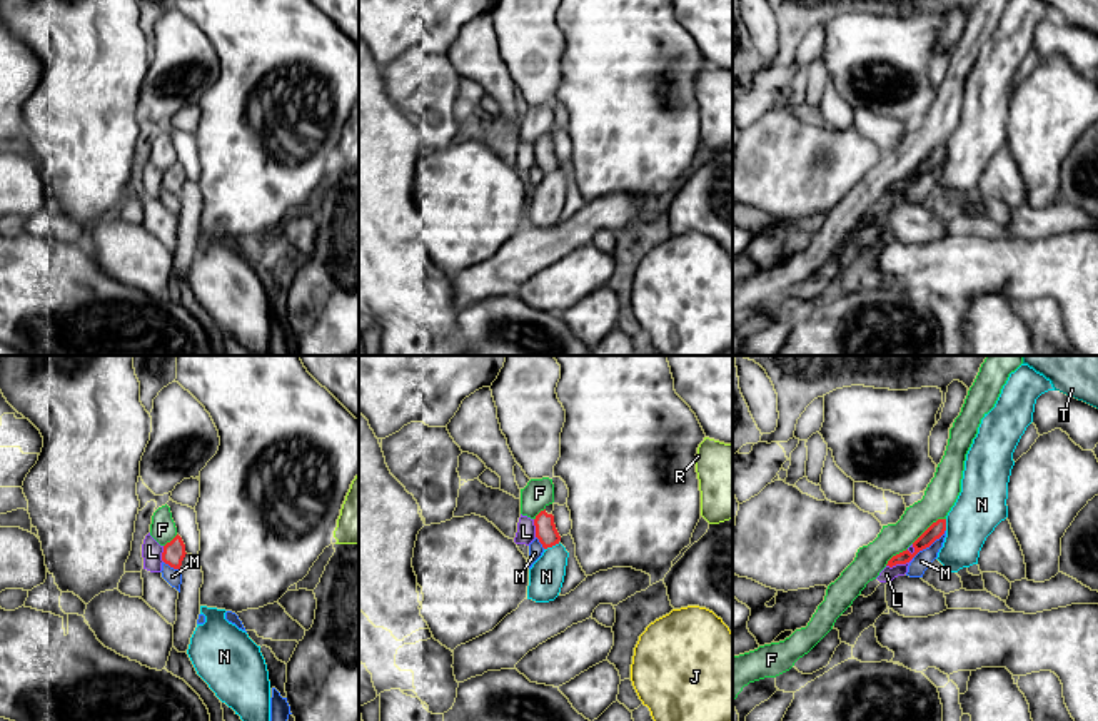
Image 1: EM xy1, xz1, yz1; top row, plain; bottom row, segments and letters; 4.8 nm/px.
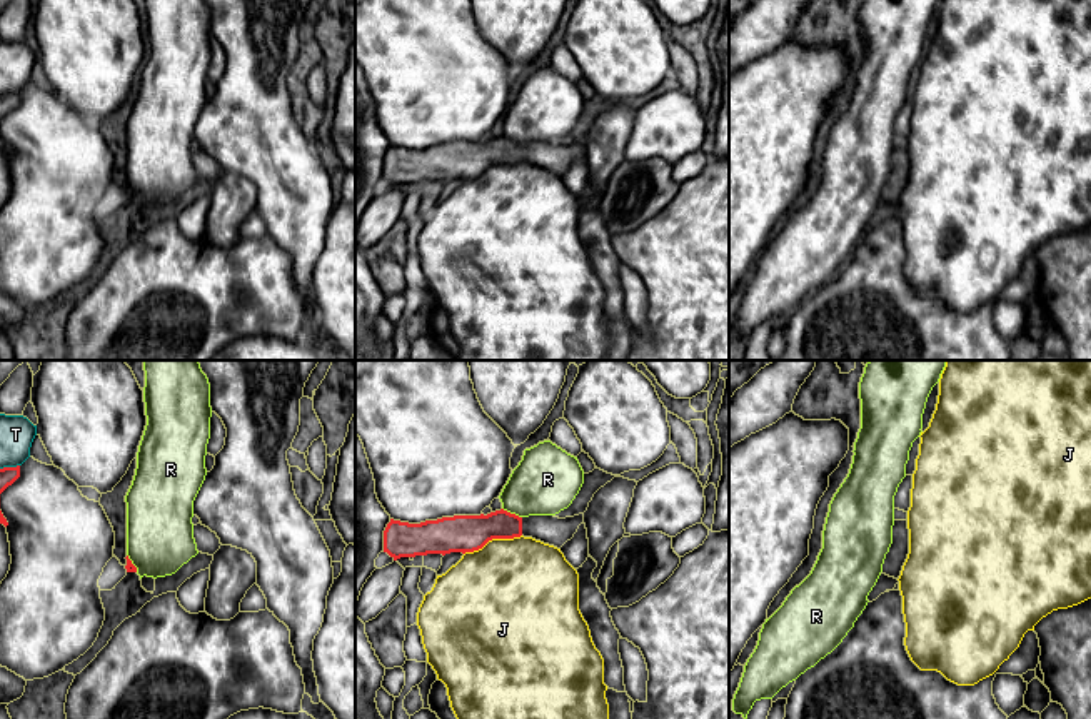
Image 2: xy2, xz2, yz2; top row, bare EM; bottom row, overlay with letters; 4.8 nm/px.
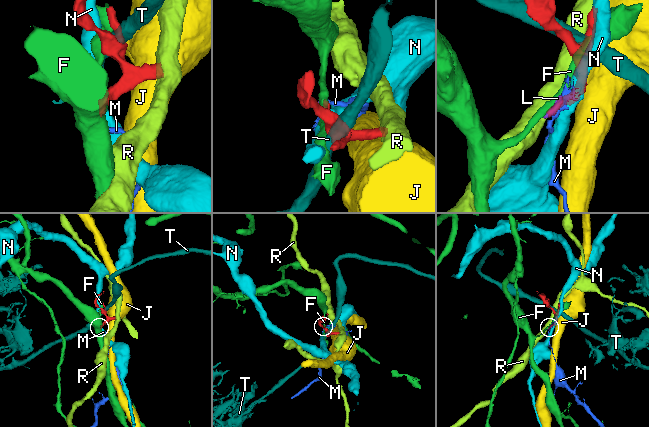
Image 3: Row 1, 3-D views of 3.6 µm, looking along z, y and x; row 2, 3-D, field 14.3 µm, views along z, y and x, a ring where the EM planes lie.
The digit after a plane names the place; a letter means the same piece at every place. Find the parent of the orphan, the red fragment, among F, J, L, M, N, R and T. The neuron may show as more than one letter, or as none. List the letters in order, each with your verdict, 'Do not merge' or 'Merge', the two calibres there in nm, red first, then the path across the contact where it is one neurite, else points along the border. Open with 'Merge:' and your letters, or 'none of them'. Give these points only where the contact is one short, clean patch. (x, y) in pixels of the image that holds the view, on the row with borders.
Merge: none of them
F: Do not merge. Thickness 80 nm (red) against 160 nm
J: Do not merge. Thickness 180 nm (red) against 460 nm. Boundary: xz2 (521, 534), (489, 539), (481, 548), (464, 554)
L: Do not merge. Thickness 80 nm (red) against 70 nm. Boundary: yz1 (911, 558), (901, 564), (886, 566)
M: Do not merge. Thickness 80 nm (red) against 90 nm. Boundary: yz1 (945, 529), (911, 558)
N: Do not merge. Thickness 100 nm (red) against 170 nm
R: Do not merge. Thickness 180 nm (red) against 320 nm. Boundary: xz2 (502, 507), (521, 517)
T: Do not merge. Thickness 80 nm (red) against 170 nm

